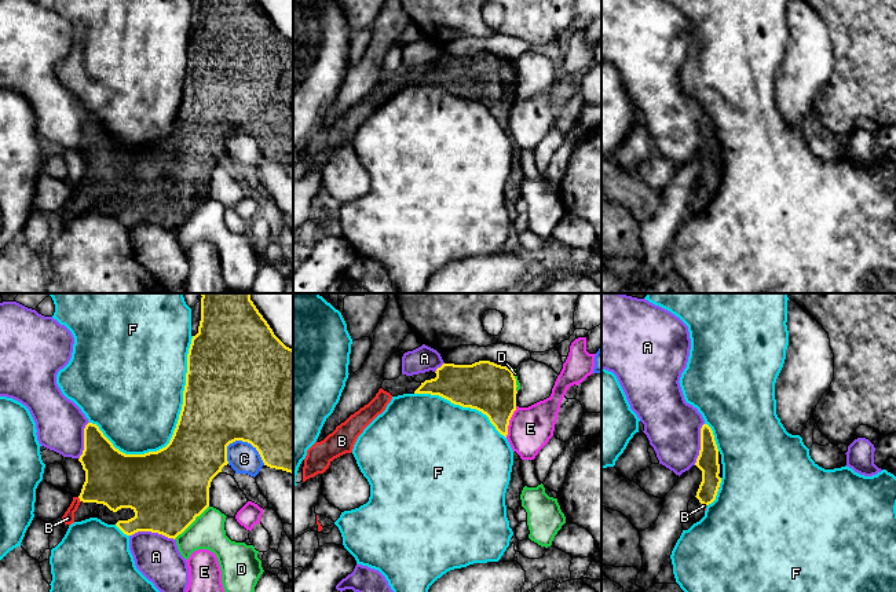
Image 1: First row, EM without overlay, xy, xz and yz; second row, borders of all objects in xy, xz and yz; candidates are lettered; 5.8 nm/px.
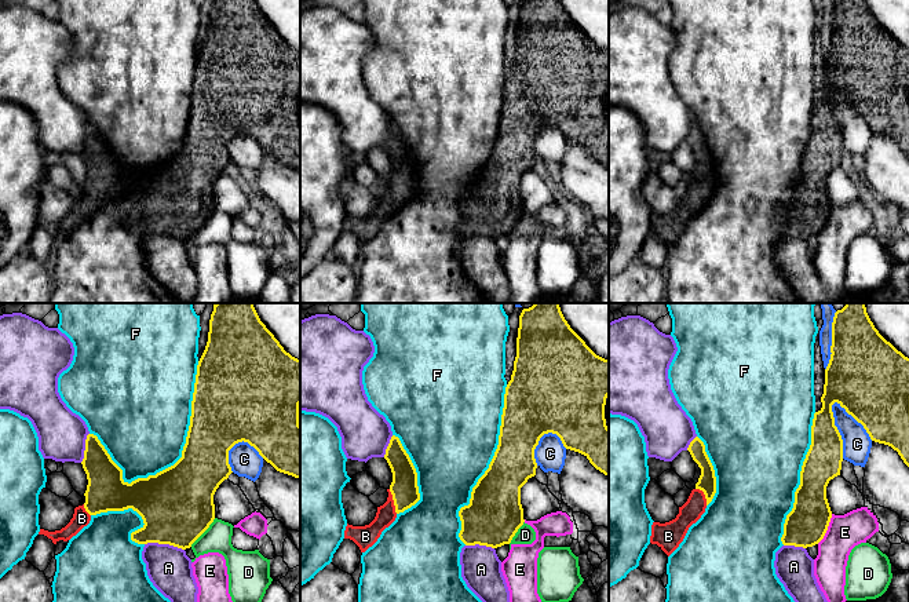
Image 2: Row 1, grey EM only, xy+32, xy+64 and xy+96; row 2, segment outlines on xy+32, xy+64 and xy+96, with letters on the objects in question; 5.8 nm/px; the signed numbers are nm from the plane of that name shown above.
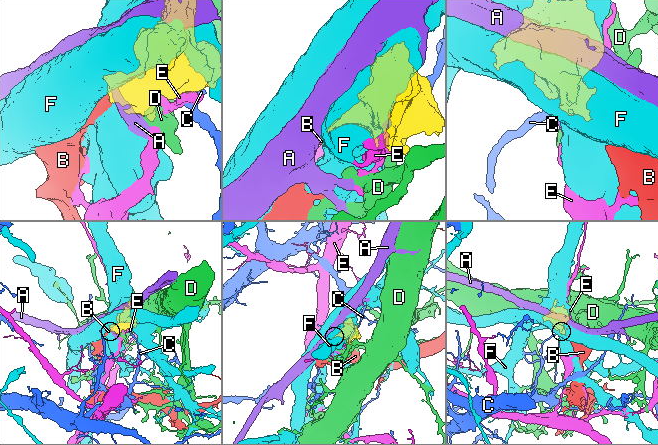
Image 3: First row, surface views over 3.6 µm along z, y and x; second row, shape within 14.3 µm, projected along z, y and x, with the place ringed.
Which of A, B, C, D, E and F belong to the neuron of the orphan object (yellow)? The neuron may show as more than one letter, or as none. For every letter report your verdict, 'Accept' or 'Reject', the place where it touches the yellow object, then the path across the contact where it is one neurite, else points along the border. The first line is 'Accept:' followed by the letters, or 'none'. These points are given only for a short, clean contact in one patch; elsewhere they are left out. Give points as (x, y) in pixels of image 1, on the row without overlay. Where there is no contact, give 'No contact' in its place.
Accept: B
A: Reject. Touches yellow at xy (152, 223)
B: Accept. Touches yellow at xy (80, 192). Path across: xy (116, 171), (97, 179), (80, 192), (68, 209)
C: Reject. Touches yellow at xy (248, 134)
D: Reject. Touches yellow at xy (190, 215). Boundary: xy (208, 197), (174, 230)
E: Reject. Touches yellow at xz (508, 113)
F: Reject. Touches yellow at xy (180, 105)

